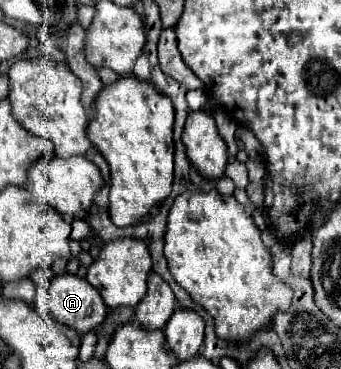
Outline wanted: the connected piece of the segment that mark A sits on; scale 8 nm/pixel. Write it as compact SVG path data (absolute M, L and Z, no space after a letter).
M54 276L47 292L52 318L80 334L92 332L108 314L108 306L102 302L98 290L78 276Z

